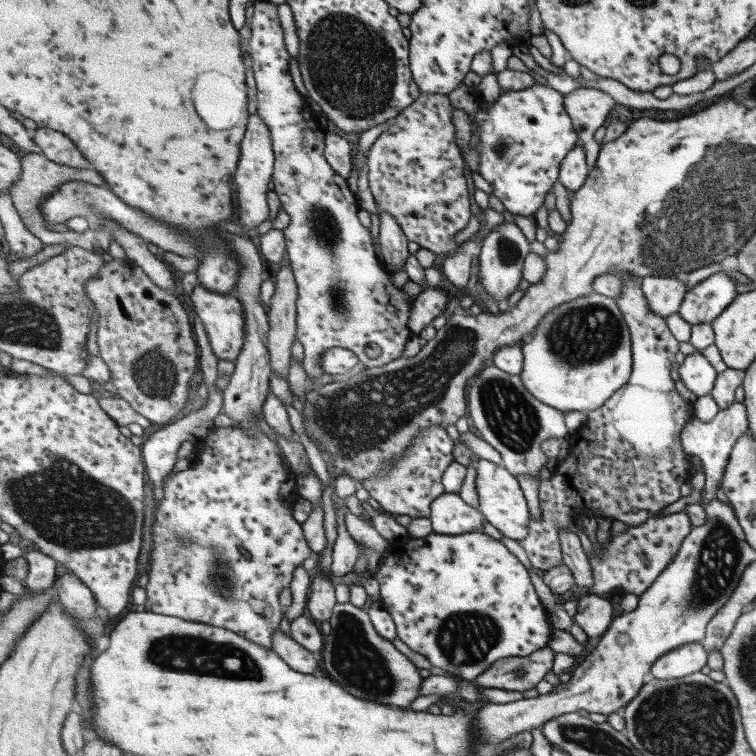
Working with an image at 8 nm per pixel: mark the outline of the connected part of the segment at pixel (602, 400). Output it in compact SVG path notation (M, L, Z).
M595 293L565 302L547 313L528 342L522 345L524 366L519 376L524 386L540 402L561 412L597 411L601 409L632 377L634 355L632 333L616 298Z

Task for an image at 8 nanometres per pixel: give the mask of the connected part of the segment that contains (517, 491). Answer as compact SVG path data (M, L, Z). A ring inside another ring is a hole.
M479 459L477 464L478 478L477 491L479 491L479 506L488 522L494 525L506 537L520 542L529 536L529 522L532 512L520 480L503 465L497 465L491 460Z

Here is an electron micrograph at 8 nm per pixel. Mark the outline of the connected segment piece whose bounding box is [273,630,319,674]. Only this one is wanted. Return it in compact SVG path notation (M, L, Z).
M283 630L273 633L273 649L281 655L295 671L305 674L313 674L319 666L315 660L315 654L299 644L291 635L285 634Z

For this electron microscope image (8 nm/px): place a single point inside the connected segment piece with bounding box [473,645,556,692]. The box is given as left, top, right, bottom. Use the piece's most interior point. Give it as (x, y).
(516, 673)

